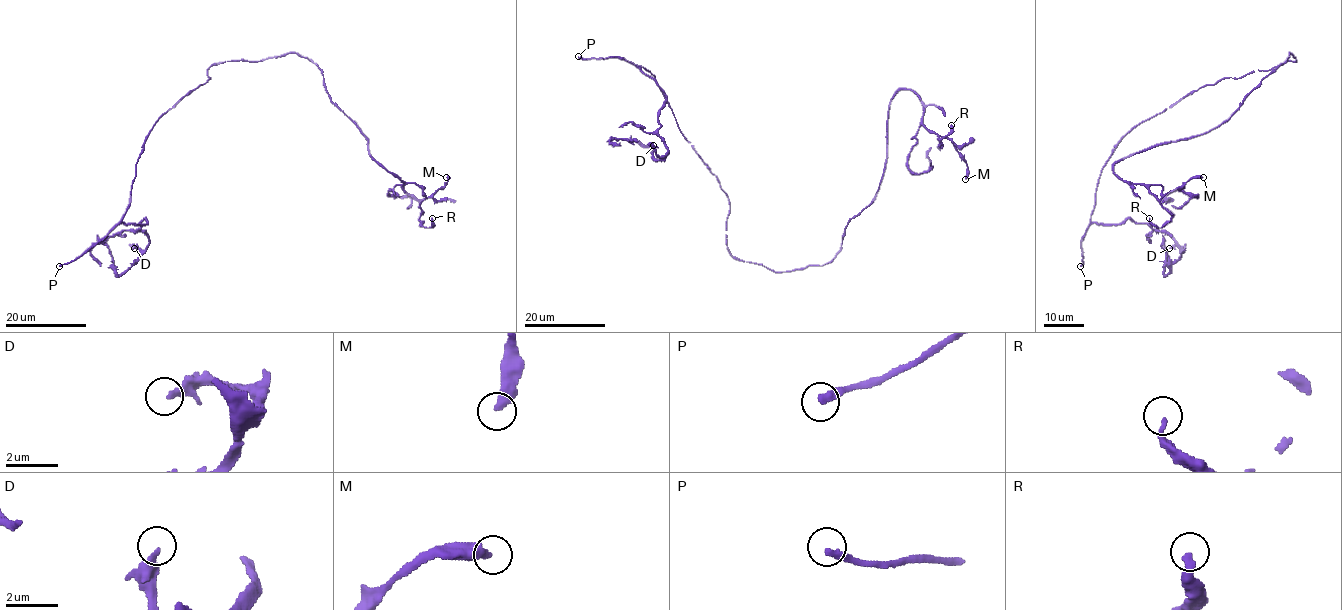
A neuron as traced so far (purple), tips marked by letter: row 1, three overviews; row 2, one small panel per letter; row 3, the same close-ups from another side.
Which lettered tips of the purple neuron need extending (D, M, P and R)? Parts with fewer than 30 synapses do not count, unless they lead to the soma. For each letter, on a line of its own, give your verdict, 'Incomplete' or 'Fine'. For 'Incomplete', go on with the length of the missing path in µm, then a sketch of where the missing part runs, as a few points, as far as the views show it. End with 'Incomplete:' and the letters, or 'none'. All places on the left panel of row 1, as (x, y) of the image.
D: Fine
M: Fine
P: Fine
R: Fine
Incomplete: none

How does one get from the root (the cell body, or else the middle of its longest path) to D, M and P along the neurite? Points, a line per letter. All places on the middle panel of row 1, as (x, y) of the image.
D: (726, 241), (729, 199), (641, 66), (666, 98), (658, 133), (668, 153), (656, 159), (653, 145)
M: (726, 241), (775, 272), (828, 264), (879, 187), (901, 90), (951, 141), (965, 179)
P: (726, 241), (729, 199), (718, 178), (681, 132), (655, 77), (643, 66), (619, 57), (578, 56)

